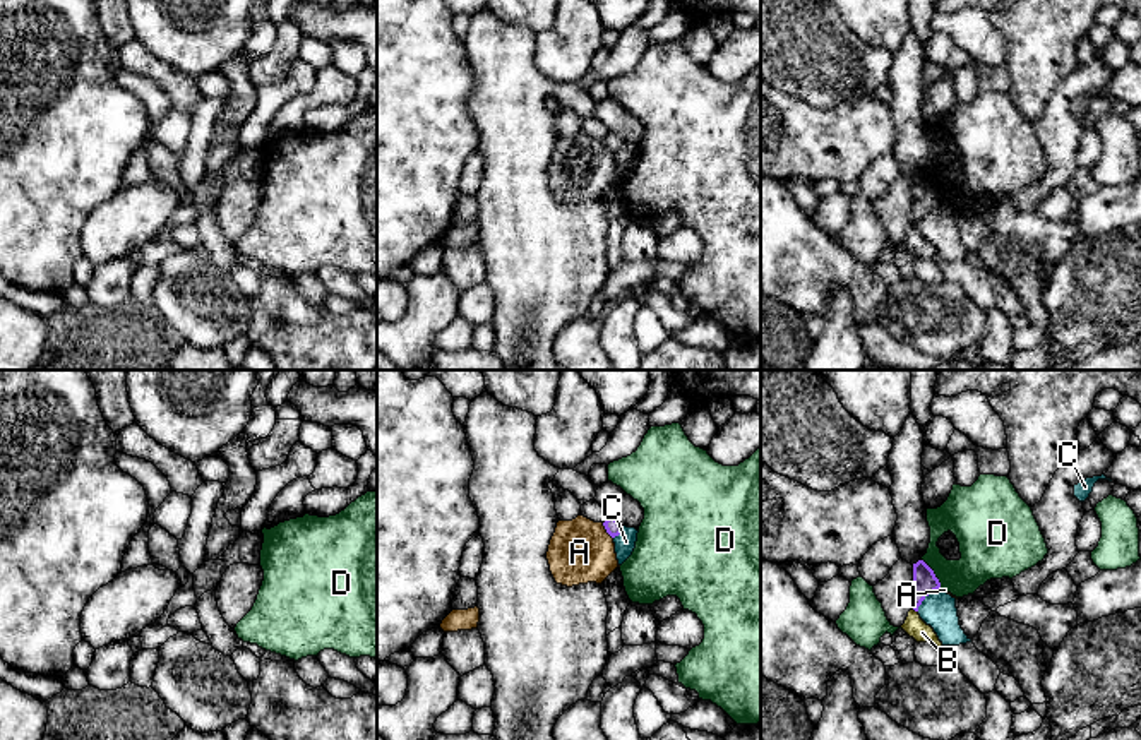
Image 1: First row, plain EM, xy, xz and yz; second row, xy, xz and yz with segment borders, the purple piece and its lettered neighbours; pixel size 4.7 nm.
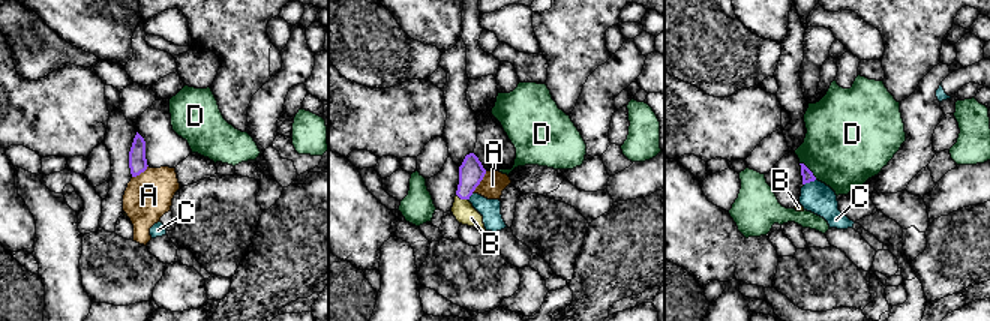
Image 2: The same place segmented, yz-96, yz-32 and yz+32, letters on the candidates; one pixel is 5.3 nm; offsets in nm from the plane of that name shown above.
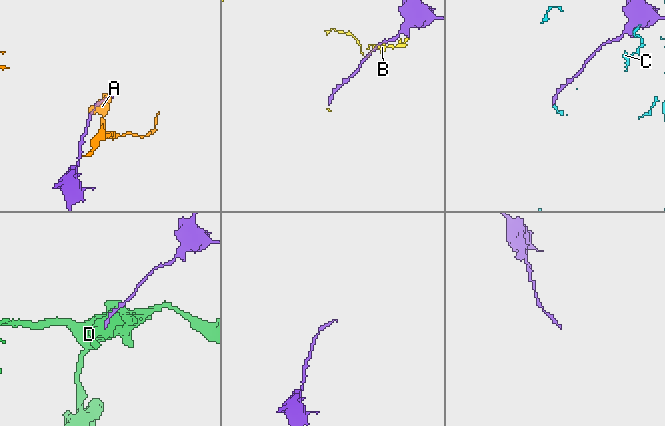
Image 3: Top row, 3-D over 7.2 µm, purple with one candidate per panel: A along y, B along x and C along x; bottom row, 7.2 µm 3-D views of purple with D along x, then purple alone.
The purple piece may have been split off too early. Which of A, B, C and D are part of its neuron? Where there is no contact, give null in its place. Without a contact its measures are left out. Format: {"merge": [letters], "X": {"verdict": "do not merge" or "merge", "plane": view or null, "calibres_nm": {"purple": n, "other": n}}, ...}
{"merge": ["B"], "A": {"verdict": "do not merge", "plane": "xz", "calibres_nm": {"purple": 80, "other": 300}}, "B": {"verdict": "merge", "plane": "yz", "calibres_nm": {"purple": 110, "other": 100}}, "C": {"verdict": "do not merge", "plane": "yz", "calibres_nm": {"purple": 110, "other": 160}}, "D": {"verdict": "do not merge", "plane": "yz", "calibres_nm": {"purple": 110, "other": 220}}}

